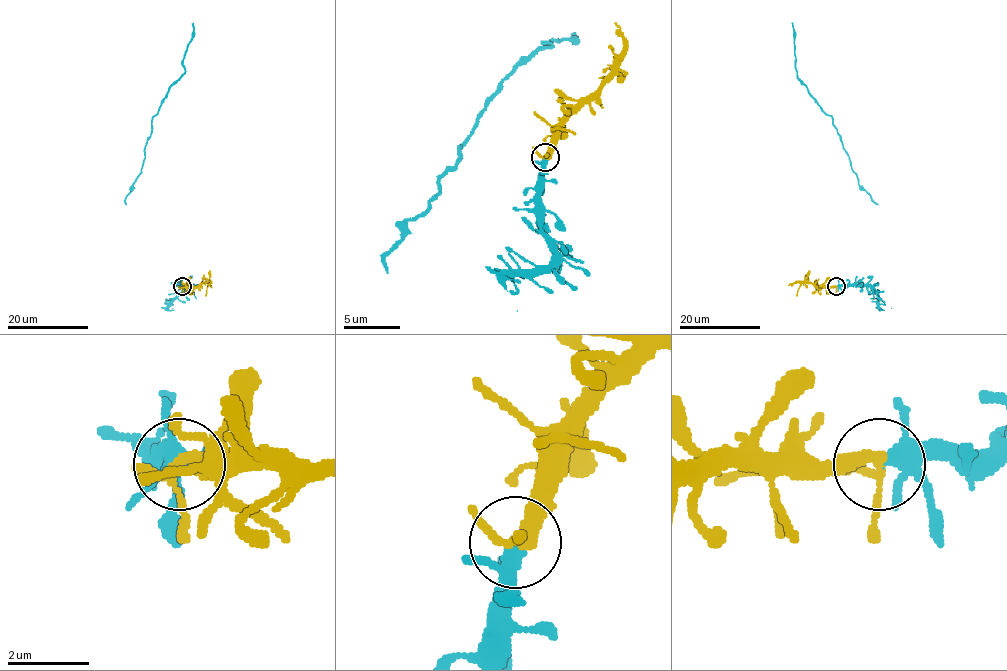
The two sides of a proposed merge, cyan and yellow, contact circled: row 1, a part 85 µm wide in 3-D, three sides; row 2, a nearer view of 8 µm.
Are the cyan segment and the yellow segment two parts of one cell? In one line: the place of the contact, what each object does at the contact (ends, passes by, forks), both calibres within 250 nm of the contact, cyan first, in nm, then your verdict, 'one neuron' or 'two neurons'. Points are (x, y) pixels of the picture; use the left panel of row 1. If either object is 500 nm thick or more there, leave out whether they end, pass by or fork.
(182, 286) | cyan forks | yellow forks | 280/240 nm | one neuron

